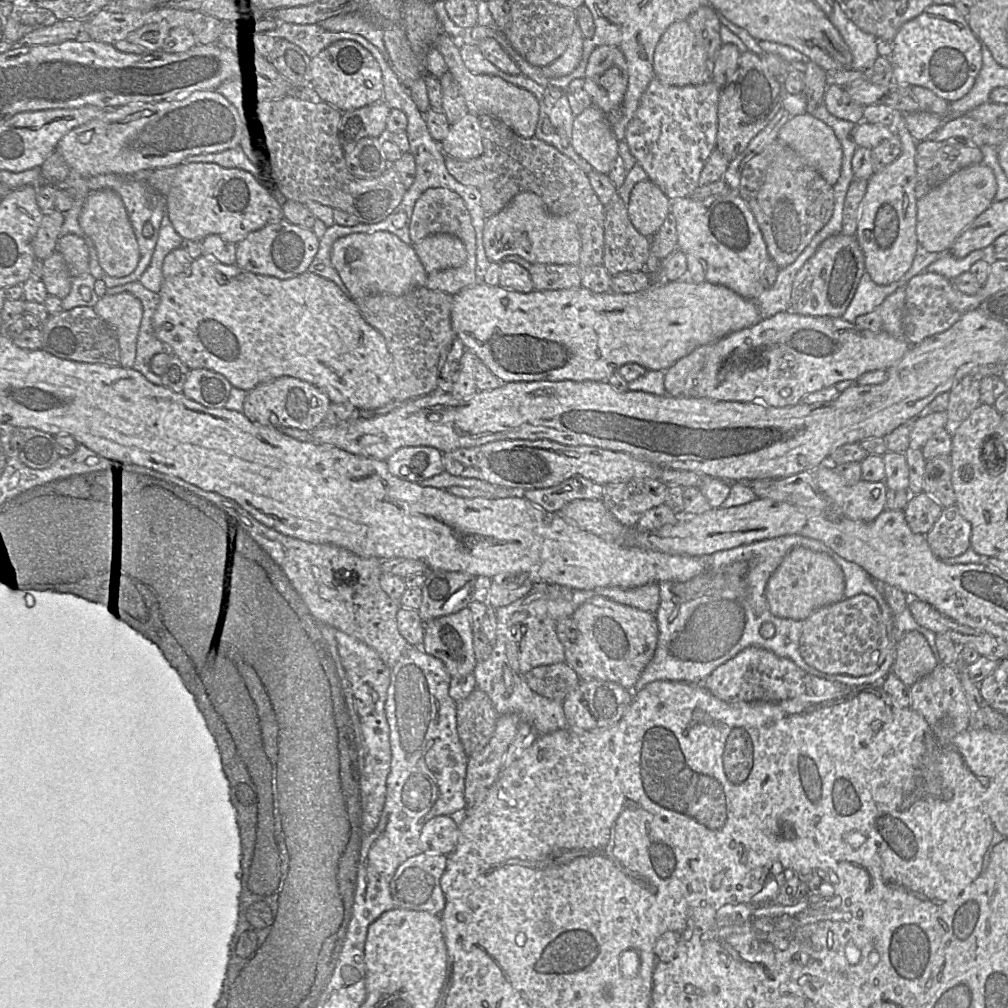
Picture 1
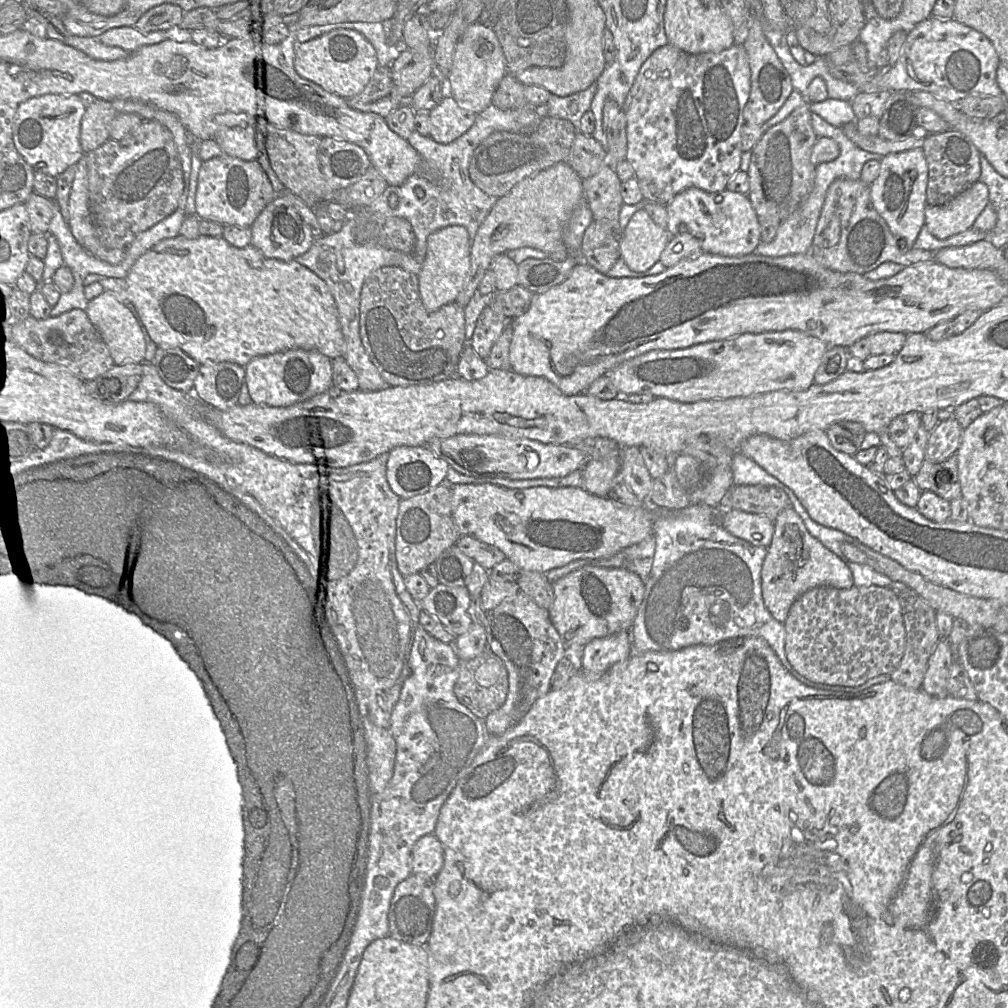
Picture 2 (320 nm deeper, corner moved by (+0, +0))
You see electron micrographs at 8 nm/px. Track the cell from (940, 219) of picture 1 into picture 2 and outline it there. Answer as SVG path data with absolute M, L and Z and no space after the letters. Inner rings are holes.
M978 180L942 205L926 205L925 226L934 237L947 239L972 228L988 203L988 187Z

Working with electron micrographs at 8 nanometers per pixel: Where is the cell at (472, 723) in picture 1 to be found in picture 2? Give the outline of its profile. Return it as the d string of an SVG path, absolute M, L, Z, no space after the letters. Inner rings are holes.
M488 648L473 659L460 661L459 677L454 685L454 693L458 701L478 718L484 720L497 710L505 702L508 688L508 673L503 661Z

